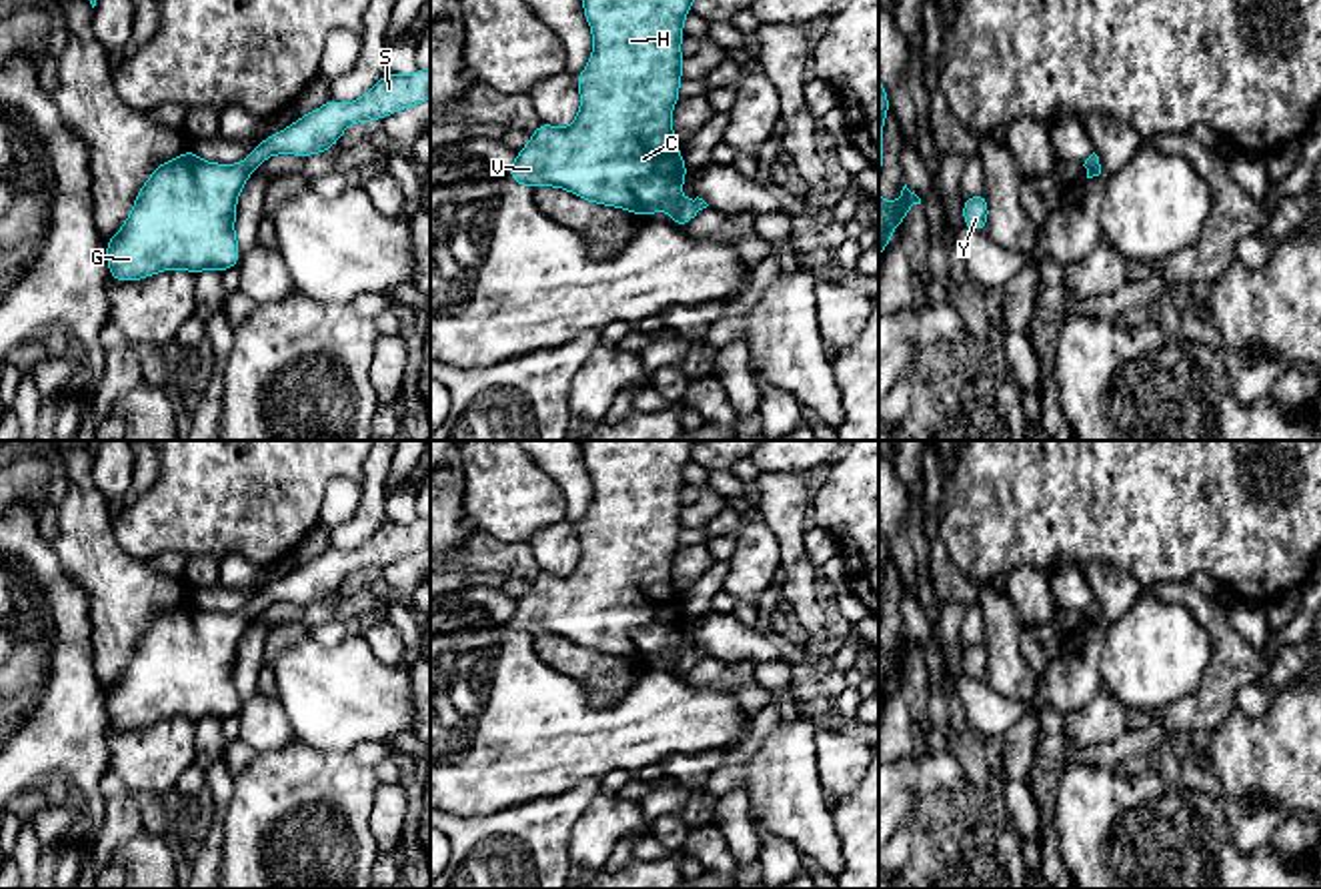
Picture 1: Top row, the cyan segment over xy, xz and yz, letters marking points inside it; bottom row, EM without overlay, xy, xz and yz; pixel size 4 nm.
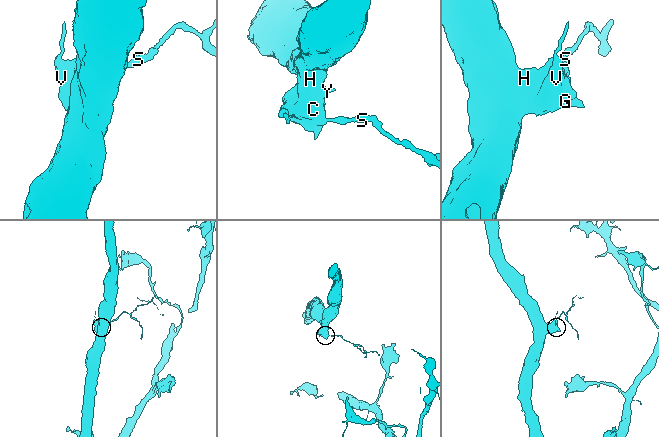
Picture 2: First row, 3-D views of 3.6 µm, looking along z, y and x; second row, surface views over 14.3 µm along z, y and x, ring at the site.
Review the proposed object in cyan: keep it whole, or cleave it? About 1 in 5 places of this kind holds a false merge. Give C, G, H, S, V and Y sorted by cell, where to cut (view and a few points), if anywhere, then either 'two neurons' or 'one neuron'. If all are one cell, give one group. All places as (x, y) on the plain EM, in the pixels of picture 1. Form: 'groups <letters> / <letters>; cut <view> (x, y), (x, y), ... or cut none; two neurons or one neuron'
groups C G H S V Y; cut none; one neuron

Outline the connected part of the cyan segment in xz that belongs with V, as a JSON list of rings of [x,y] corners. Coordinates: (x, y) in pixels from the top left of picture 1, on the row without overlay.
[[[701,440],[578,442],[594,489],[588,513],[576,525],[578,565],[566,577],[540,571],[530,591],[516,601],[508,629],[530,637],[564,637],[586,651],[624,657],[644,667],[665,657],[673,675],[685,675],[709,655],[699,645],[681,647],[689,619],[671,573],[673,557],[681,549],[683,469]]]

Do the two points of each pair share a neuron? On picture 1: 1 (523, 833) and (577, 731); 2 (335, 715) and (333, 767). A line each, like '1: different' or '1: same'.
1: different
2: different

